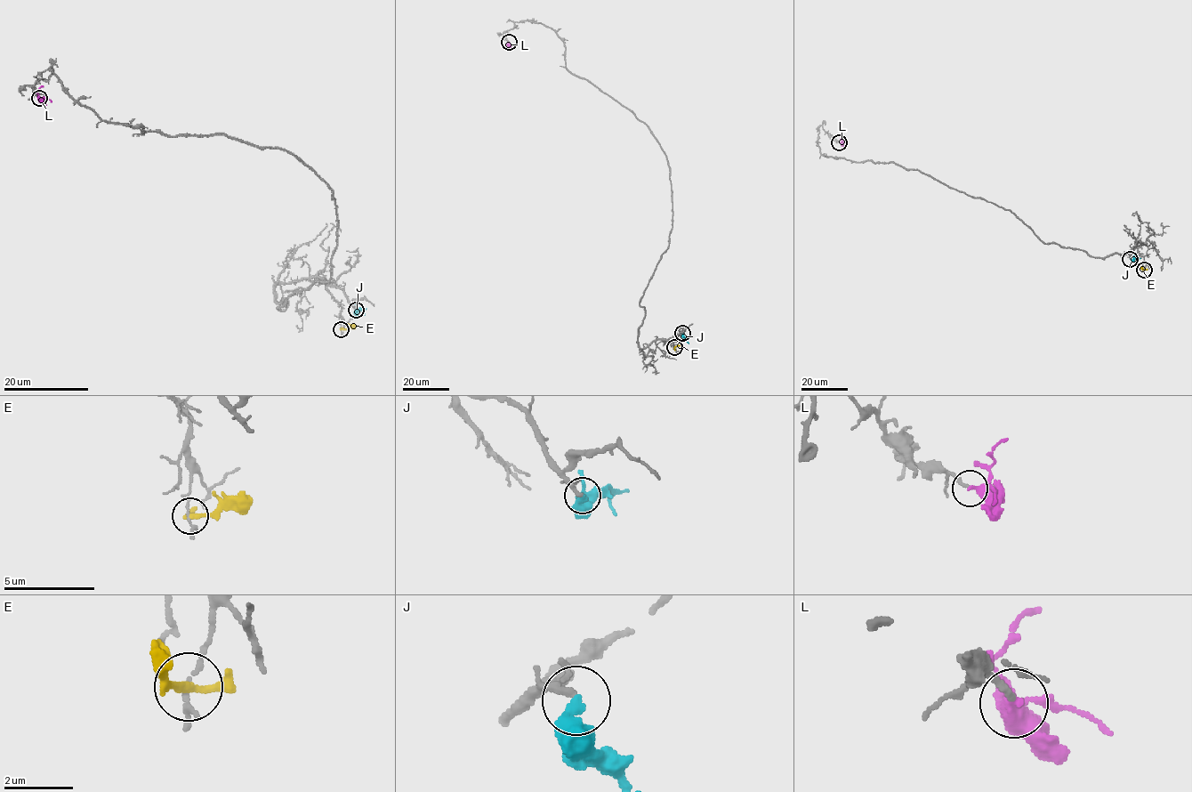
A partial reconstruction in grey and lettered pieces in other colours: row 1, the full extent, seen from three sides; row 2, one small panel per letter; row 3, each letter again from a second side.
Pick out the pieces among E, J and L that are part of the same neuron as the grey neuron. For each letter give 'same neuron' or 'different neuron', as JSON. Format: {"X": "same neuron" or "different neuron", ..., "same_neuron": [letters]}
{"E": "different neuron", "J": "different neuron", "L": "different neuron", "same_neuron": []}

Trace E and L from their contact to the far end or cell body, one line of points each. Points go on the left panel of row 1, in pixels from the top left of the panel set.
E: (341, 329), (356, 325)
L: (40, 98), (37, 91), (43, 85)

